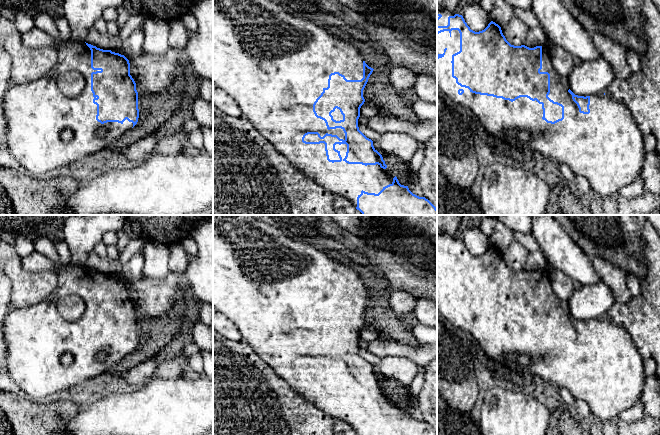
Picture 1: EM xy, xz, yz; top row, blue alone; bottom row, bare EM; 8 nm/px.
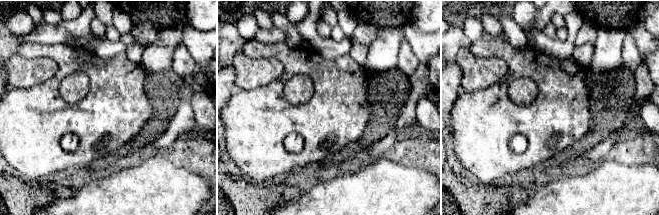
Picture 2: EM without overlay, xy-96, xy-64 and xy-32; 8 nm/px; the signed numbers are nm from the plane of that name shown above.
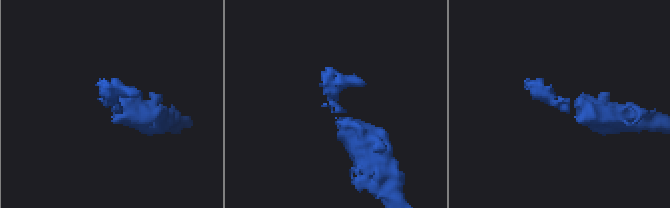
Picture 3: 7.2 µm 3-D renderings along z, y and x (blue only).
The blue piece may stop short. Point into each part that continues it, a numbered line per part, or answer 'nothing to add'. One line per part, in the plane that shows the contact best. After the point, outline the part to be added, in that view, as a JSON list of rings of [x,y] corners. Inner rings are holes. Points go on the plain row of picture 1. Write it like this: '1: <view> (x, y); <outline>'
1: xz (275, 289); [[[213,215],[213,308],[237,326],[242,340],[293,390],[331,416],[334,421],[345,422],[354,431],[357,431],[357,421],[362,414],[378,418],[385,410],[392,408],[395,400],[378,388],[365,390],[346,387],[343,384],[347,376],[346,368],[335,369],[342,385],[329,386],[324,367],[305,368],[302,361],[307,356],[318,356],[321,361],[328,357],[345,364],[343,353],[328,354],[325,345],[315,340],[313,328],[323,313],[328,311],[331,297],[339,296],[347,304],[363,302],[363,277],[363,274],[333,259],[328,252],[313,244],[296,241],[280,227],[261,221],[254,215]]]

